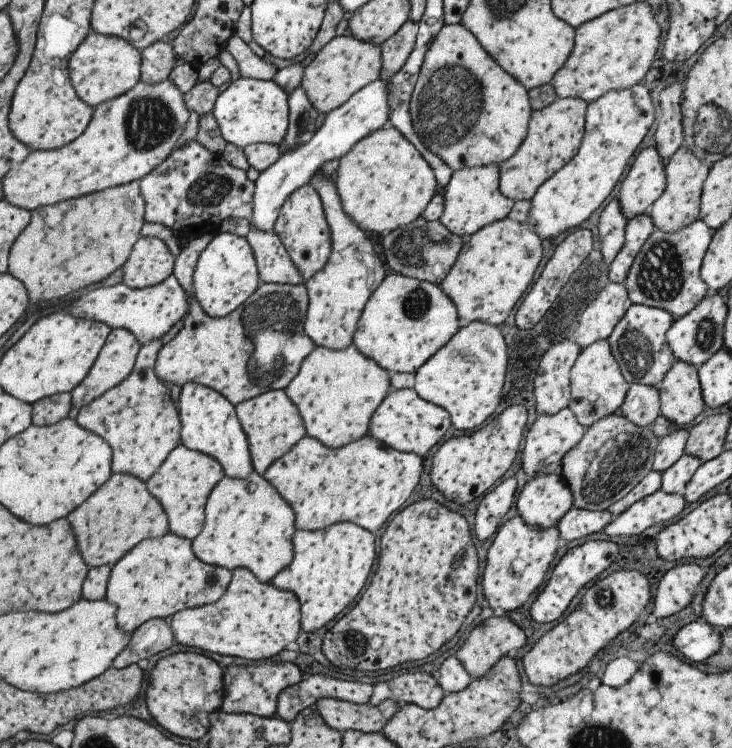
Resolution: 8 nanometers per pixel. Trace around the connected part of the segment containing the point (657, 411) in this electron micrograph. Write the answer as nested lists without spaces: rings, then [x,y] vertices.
[[[630,383],[619,412],[636,426],[652,425],[661,415],[660,397],[657,387]]]

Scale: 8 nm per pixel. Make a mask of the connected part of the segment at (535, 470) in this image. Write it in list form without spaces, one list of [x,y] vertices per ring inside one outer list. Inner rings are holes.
[[[569,408],[562,409],[555,415],[540,415],[530,426],[528,434],[524,438],[524,448],[522,448],[524,472],[532,479],[537,475],[549,474],[550,472],[560,473],[562,459],[571,448],[580,442],[585,429]]]

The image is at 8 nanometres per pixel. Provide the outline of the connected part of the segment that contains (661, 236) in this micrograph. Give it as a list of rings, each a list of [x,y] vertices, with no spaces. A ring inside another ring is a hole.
[[[700,219],[675,233],[655,228],[635,256],[628,276],[623,282],[630,302],[634,305],[667,310],[675,319],[686,316],[686,313],[710,293],[701,277],[701,262],[711,243],[713,233],[714,230]]]

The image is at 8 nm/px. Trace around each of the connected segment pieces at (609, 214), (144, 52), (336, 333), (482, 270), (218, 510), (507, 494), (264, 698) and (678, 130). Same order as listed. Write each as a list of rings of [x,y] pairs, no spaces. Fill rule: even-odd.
[[[613,199],[599,217],[599,237],[602,244],[603,259],[610,266],[625,243],[625,228],[628,219],[622,212],[619,200]]]
[[[166,40],[153,42],[141,50],[141,81],[153,85],[168,79],[178,61]]]
[[[320,169],[310,177],[309,183],[318,191],[324,207],[331,232],[331,253],[324,268],[304,282],[309,294],[304,328],[316,347],[339,351],[353,343],[366,301],[384,280],[386,270],[374,251],[372,241],[344,212],[333,177],[324,175]]]
[[[510,217],[489,224],[465,239],[454,266],[440,284],[457,306],[461,327],[474,321],[496,326],[504,324],[540,266],[544,254],[541,240],[528,224],[510,220]]]
[[[252,471],[243,479],[223,476],[207,498],[203,530],[191,542],[194,554],[203,562],[230,571],[247,568],[265,583],[292,562],[296,529],[294,509],[266,478]]]
[[[515,477],[506,478],[492,492],[482,497],[474,518],[474,532],[480,540],[490,538],[498,530],[504,516],[514,504],[516,487]]]
[[[266,660],[256,666],[234,665],[224,672],[225,691],[221,708],[227,713],[251,714],[271,717],[277,712],[277,700],[281,692],[289,686],[298,684],[303,673],[294,663],[280,663]]]
[[[672,84],[660,92],[660,114],[656,116],[656,150],[668,160],[684,144],[682,84]]]

